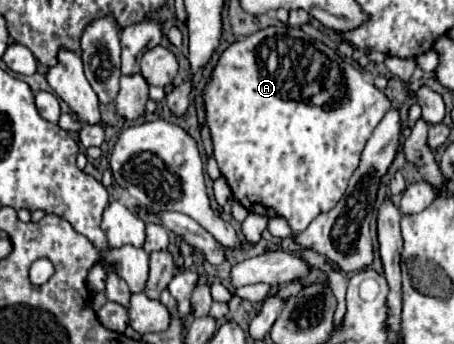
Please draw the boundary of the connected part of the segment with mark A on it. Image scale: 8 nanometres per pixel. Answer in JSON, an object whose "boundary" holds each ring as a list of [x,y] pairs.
{"boundary":[[[284,24],[280,28],[272,26],[272,28],[258,30],[256,34],[250,34],[244,40],[238,40],[224,50],[222,58],[218,60],[218,64],[212,72],[212,80],[204,90],[204,106],[206,106],[206,122],[210,126],[212,142],[214,142],[214,158],[220,166],[222,176],[228,178],[234,198],[248,212],[256,212],[256,214],[262,214],[268,218],[282,216],[290,224],[292,232],[296,234],[296,232],[302,232],[304,228],[308,228],[308,224],[320,212],[330,212],[338,204],[338,200],[344,196],[348,180],[360,164],[360,154],[362,154],[366,140],[370,138],[370,134],[374,132],[374,128],[378,126],[378,122],[384,118],[384,114],[390,110],[392,104],[386,98],[386,94],[380,92],[360,70],[356,70],[354,66],[350,66],[342,58],[338,58],[338,54],[334,50],[330,50],[326,44],[322,44],[318,40],[310,40],[308,34],[304,34],[300,28],[290,28]]]}

